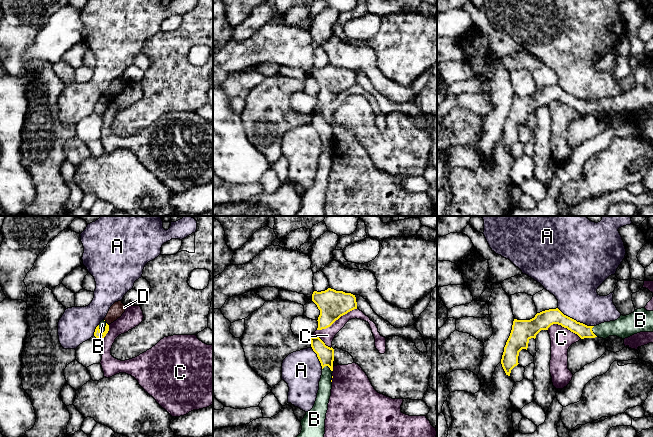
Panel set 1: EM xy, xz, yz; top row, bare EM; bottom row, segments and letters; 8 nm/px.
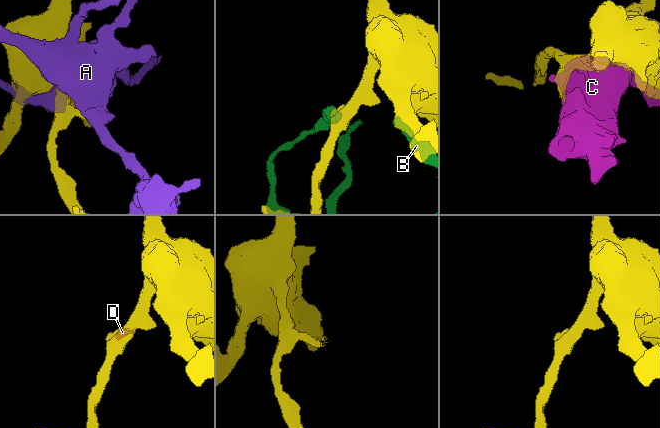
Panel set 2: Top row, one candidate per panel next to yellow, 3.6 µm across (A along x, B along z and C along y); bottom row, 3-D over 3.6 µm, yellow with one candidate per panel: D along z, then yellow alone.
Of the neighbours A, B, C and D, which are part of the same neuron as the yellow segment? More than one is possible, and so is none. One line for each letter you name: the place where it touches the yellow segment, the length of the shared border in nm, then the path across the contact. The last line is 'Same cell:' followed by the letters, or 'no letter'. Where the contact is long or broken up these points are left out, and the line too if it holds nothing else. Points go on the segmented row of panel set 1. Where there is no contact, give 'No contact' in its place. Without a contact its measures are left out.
Same cell: no letter

